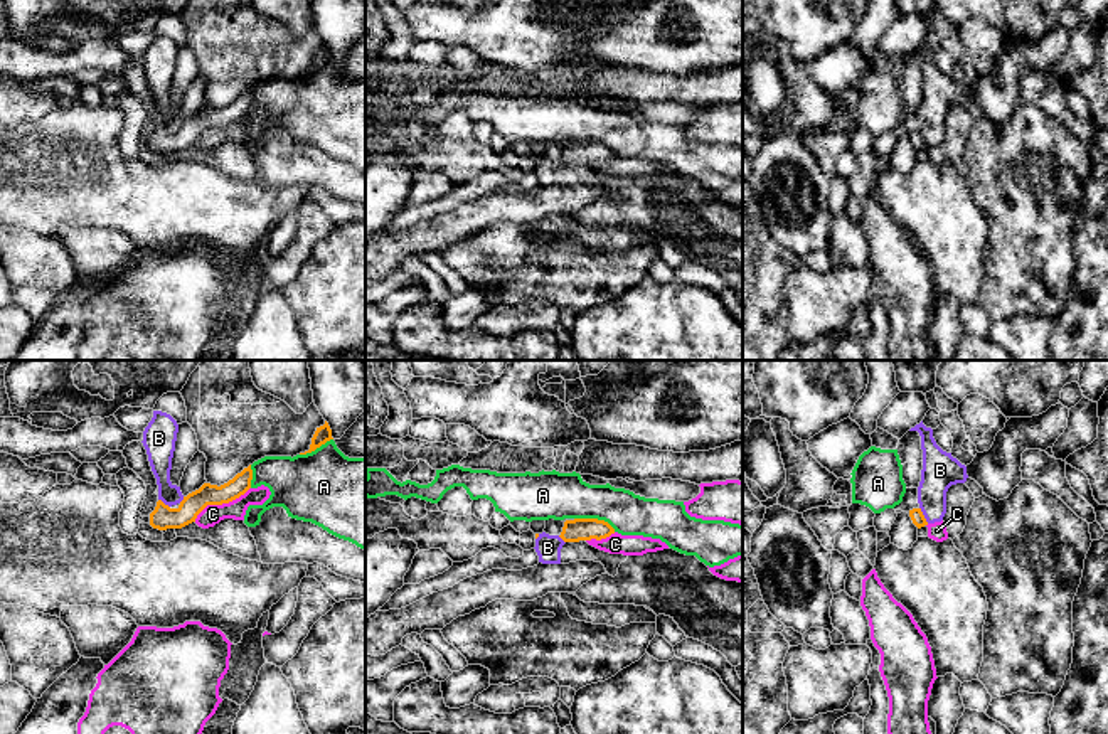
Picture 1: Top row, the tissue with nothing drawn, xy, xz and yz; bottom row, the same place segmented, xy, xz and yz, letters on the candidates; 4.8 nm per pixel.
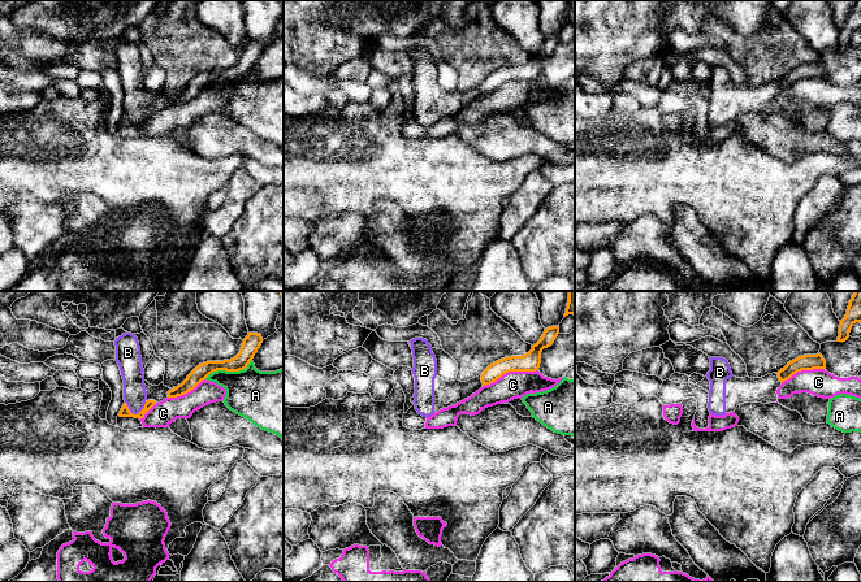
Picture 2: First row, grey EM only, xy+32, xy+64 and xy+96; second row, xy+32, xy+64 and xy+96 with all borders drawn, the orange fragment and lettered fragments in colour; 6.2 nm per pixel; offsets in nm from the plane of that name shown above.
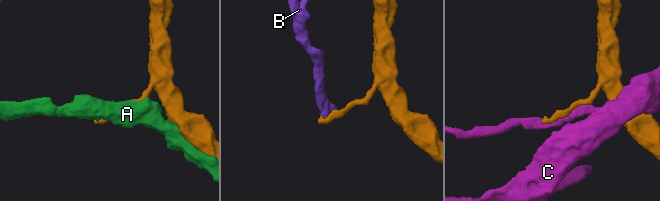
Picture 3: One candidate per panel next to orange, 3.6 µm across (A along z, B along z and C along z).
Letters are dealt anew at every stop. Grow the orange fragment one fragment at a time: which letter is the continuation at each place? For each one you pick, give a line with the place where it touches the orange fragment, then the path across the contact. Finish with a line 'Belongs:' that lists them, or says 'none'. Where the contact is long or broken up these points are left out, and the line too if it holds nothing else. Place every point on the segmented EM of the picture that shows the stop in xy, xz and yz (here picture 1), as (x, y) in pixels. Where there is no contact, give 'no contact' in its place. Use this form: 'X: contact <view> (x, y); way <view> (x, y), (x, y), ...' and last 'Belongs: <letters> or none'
Belongs: none

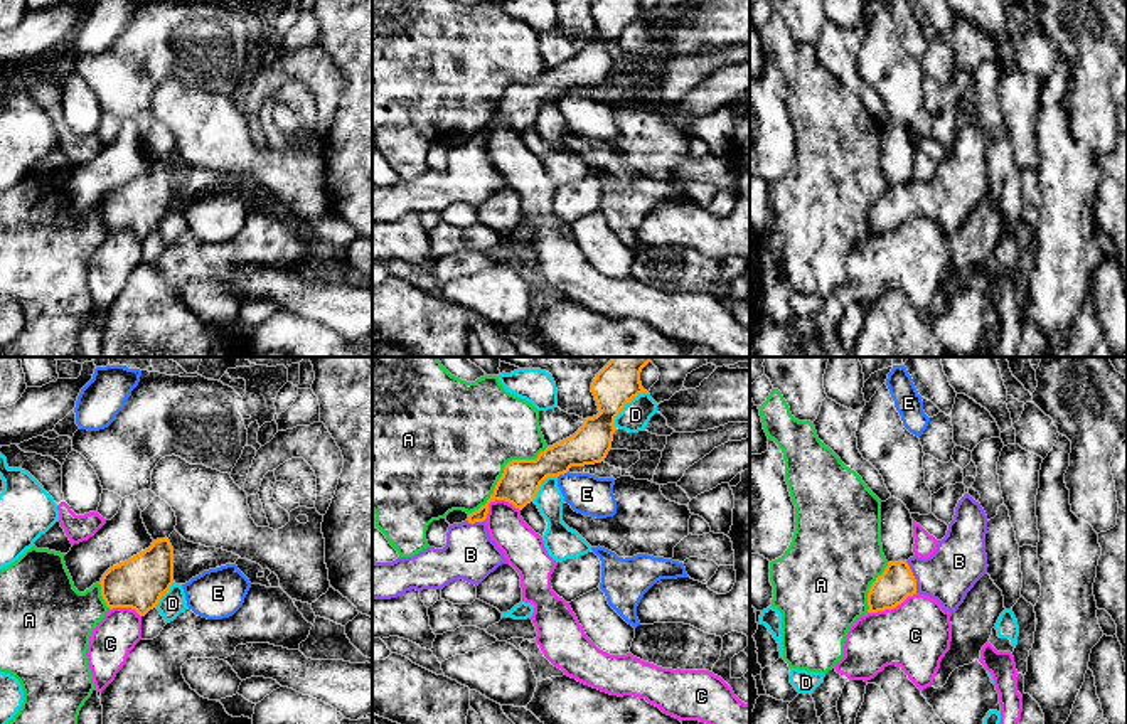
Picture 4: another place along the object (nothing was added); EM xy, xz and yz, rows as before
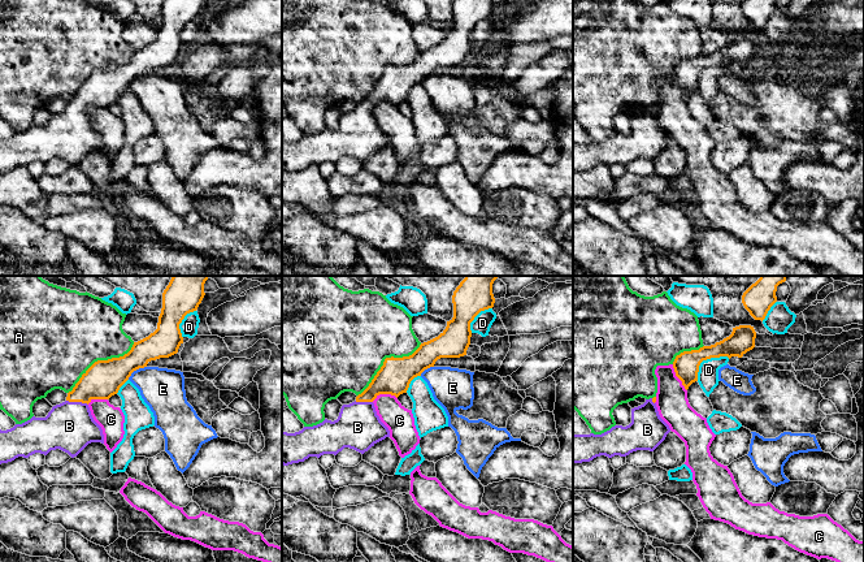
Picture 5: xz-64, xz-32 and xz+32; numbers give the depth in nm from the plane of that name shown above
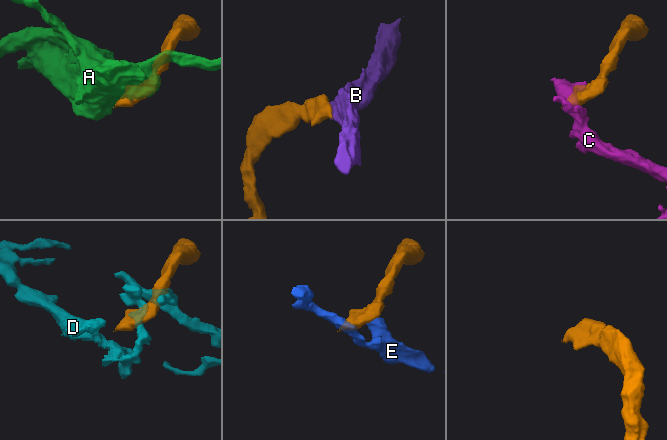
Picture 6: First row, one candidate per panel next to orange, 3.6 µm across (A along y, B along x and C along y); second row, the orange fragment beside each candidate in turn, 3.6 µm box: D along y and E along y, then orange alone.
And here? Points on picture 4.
B: contact yz (913, 578); way yz (897, 583), (903, 578), (913, 578), (944, 576), (959, 561)
Belongs: B

